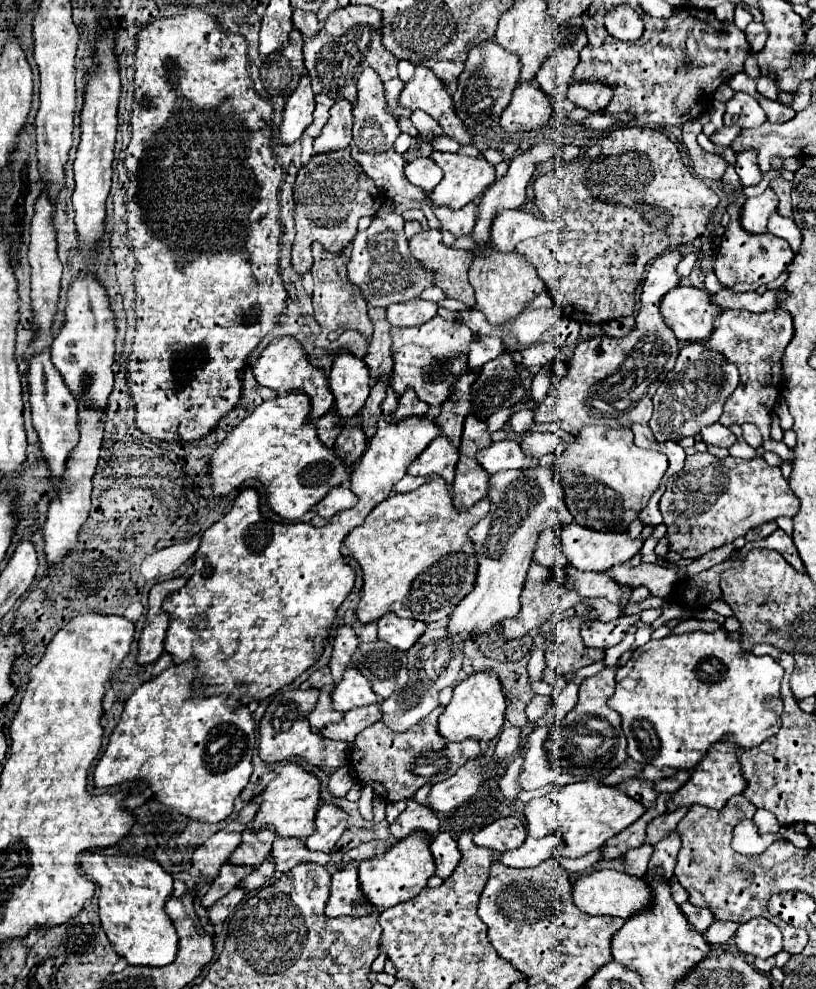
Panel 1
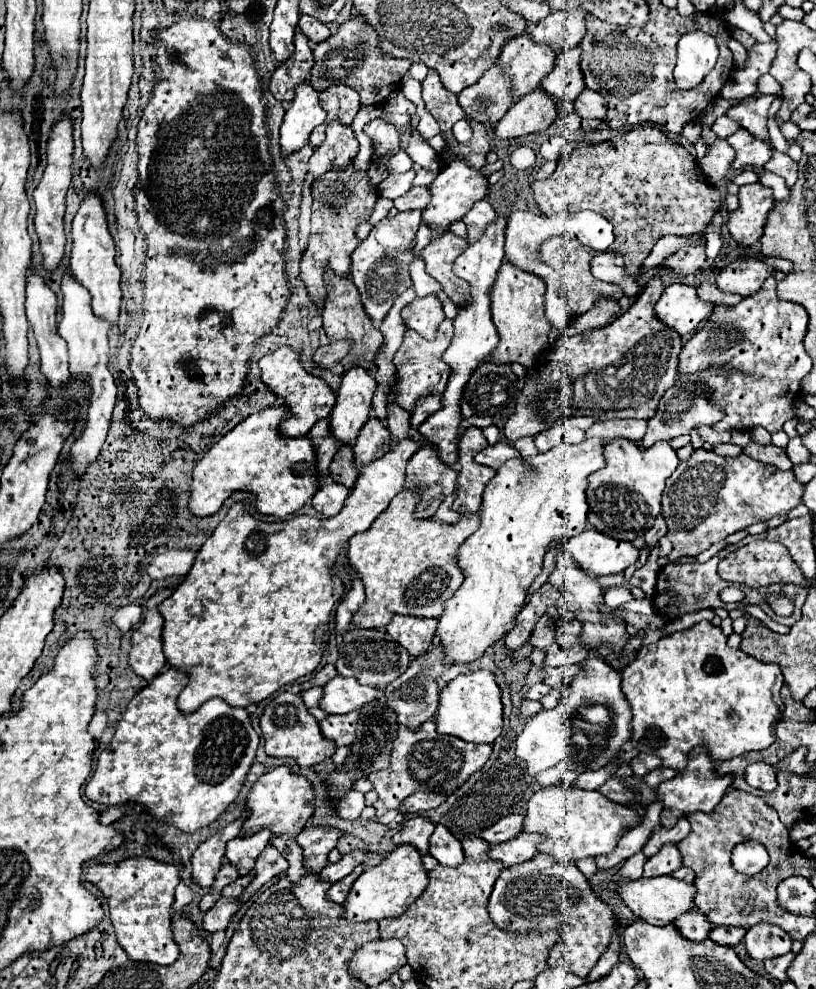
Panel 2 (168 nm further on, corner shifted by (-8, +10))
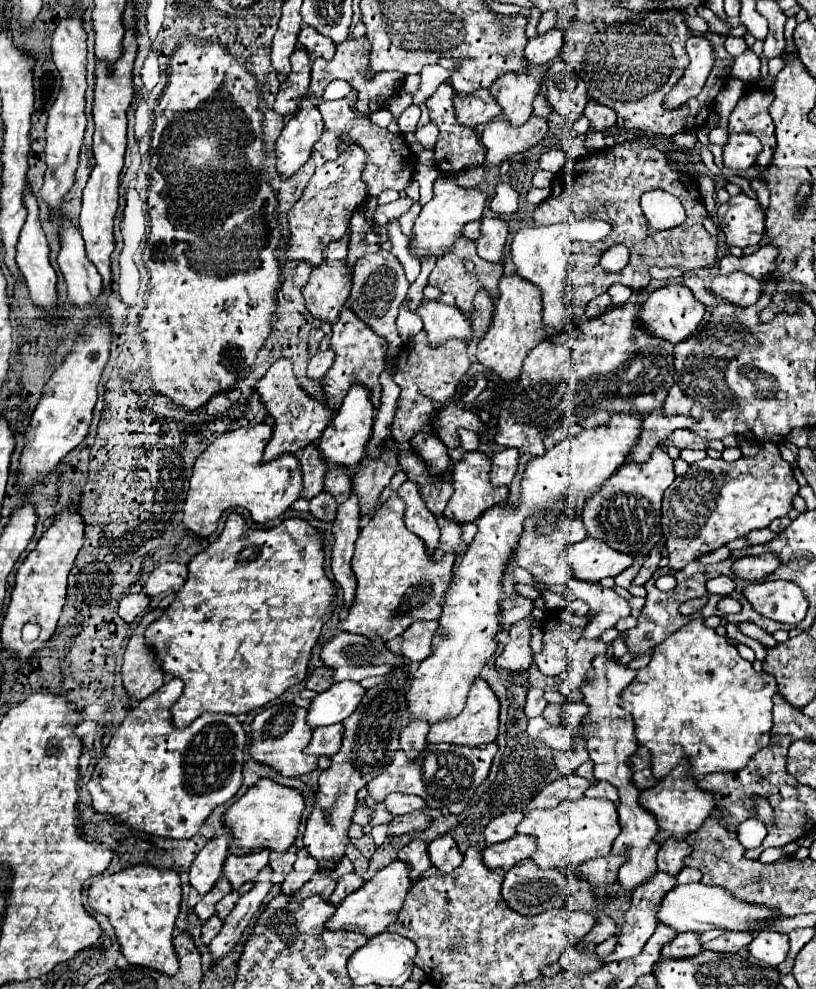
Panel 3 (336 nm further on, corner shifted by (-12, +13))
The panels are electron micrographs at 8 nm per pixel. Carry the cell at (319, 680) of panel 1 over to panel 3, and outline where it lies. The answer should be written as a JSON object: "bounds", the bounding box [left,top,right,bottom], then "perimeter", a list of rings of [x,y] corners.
{"bounds":[306,666,334,692],"perimeter":[[[326,666],[314,668],[314,672],[312,672],[308,680],[306,680],[306,688],[308,688],[308,690],[314,690],[314,692],[324,692],[324,690],[328,690],[332,684],[334,684],[332,672],[330,672]]]}

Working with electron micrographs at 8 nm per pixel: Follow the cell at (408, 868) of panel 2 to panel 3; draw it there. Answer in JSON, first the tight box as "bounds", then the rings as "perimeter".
{"bounds":[326,860,412,938],"perimeter":[[[400,860],[390,862],[386,868],[378,870],[362,888],[358,888],[354,894],[348,894],[344,902],[338,904],[336,914],[326,922],[328,930],[354,930],[362,932],[368,938],[384,932],[388,924],[396,922],[398,912],[404,906],[404,898],[410,892],[412,882],[410,882],[410,866],[402,864]]]}

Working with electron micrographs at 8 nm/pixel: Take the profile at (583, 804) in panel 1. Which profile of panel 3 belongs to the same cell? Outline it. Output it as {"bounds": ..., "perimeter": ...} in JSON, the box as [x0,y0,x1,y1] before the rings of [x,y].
{"bounds":[516,796,620,870],"perimeter":[[[584,796],[578,800],[564,800],[548,810],[530,810],[516,832],[536,836],[536,852],[532,854],[532,860],[540,868],[574,870],[590,858],[608,856],[614,838],[620,834],[620,824],[614,802]]]}

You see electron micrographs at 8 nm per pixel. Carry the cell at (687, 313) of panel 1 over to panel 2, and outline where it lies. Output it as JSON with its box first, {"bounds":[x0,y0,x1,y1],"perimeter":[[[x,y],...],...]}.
{"bounds":[654,283,714,335],"perimeter":[[[674,283],[666,287],[654,307],[656,319],[676,333],[690,335],[698,329],[702,321],[706,321],[712,313],[714,305],[704,303],[694,293],[694,287],[684,283]]]}

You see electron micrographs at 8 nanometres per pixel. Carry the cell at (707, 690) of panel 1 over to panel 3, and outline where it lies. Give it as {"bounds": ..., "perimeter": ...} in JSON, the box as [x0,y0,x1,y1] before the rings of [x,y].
{"bounds":[622,618,778,778],"perimeter":[[[694,618],[690,620],[686,626],[682,626],[680,630],[676,630],[672,636],[668,636],[664,642],[660,642],[656,648],[654,648],[654,654],[652,654],[652,660],[648,666],[640,668],[638,674],[636,674],[636,680],[630,682],[630,686],[622,692],[622,708],[628,710],[632,716],[634,716],[634,734],[636,734],[636,740],[638,744],[646,746],[652,754],[652,772],[656,778],[664,778],[666,774],[670,774],[678,762],[682,758],[688,758],[692,762],[692,770],[690,774],[694,774],[694,778],[702,778],[710,772],[736,772],[740,768],[746,766],[746,762],[750,760],[750,756],[754,756],[758,750],[762,750],[764,746],[770,744],[770,730],[772,730],[772,696],[778,692],[778,686],[774,682],[774,678],[766,672],[756,672],[752,668],[752,662],[744,660],[740,654],[738,654],[738,648],[732,646],[724,636],[718,636],[712,628],[708,628],[704,624],[702,618]]]}

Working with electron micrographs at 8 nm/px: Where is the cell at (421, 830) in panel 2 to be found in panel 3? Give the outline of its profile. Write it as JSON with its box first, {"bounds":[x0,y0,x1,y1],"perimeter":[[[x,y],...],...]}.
{"bounds":[398,838,432,880],"perimeter":[[[414,838],[414,840],[410,840],[410,844],[402,846],[400,852],[398,852],[398,858],[402,862],[410,864],[410,868],[412,868],[410,878],[412,880],[418,880],[422,876],[422,872],[432,864],[426,850],[428,850],[428,842],[420,840],[420,838]]]}

